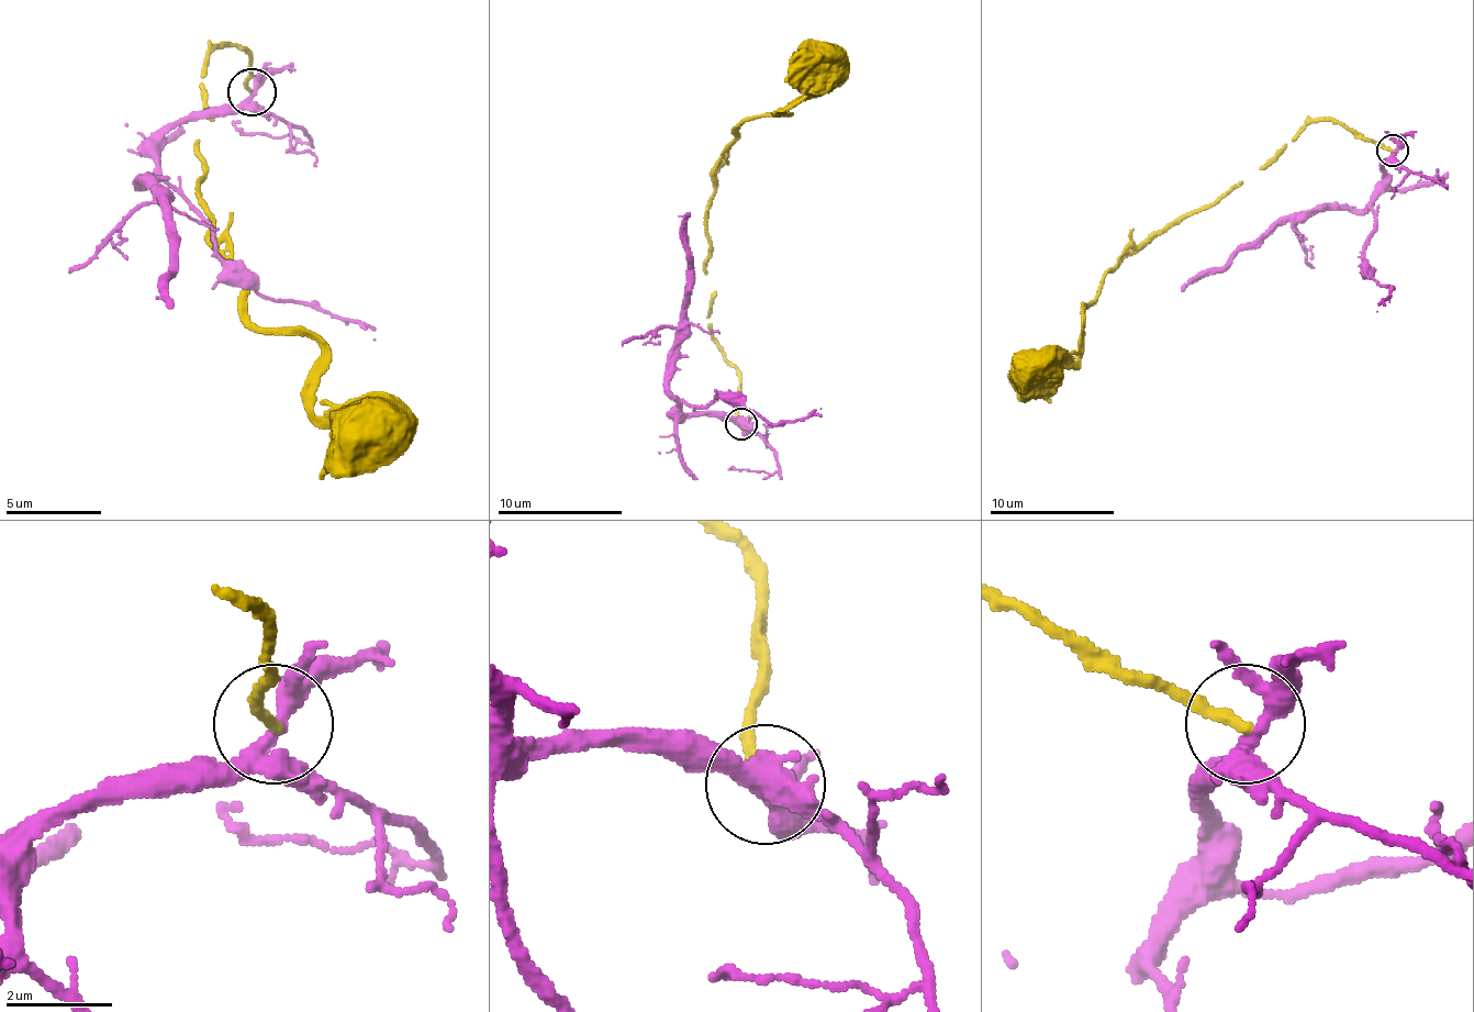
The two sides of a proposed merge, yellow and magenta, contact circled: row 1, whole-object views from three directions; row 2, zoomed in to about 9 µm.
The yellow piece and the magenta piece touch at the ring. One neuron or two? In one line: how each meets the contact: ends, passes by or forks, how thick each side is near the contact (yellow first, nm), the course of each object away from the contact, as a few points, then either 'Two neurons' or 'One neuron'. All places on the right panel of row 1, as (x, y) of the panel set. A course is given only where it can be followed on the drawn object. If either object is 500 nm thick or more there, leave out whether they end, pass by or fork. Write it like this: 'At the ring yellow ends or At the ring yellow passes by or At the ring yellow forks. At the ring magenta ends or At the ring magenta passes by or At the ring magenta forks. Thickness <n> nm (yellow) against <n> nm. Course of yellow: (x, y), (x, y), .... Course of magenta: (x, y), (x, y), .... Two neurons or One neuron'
At the ring yellow ends. At the ring magenta forks. Thickness 200 nm (yellow) against 340 nm. Course of yellow: (1393, 151), (1311, 120), (1212, 204), (1168, 223), (1134, 248), (1084, 308), (1078, 348), (1062, 360), (1030, 370). Course of magenta: (1393, 151), (1384, 160), (1374, 198), (1362, 210), (1318, 210), (1274, 223), (1221, 267), (1203, 269), (1181, 291). Two neurons

